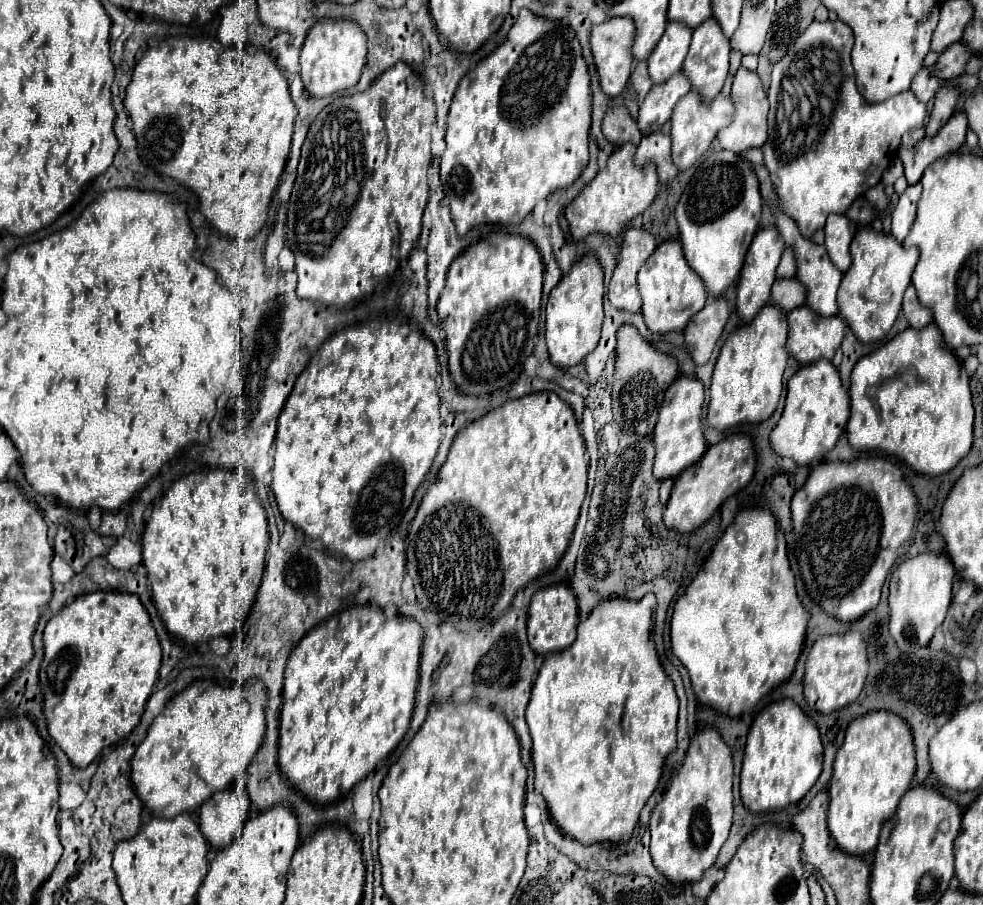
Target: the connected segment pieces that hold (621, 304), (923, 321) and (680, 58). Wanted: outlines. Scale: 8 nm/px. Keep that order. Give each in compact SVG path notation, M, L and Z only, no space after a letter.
M628 228L622 236L620 258L610 280L608 300L614 308L638 312L642 306L636 274L640 266L648 260L652 250L656 248L656 238L644 228Z
M910 286L904 294L904 304L902 304L902 312L908 320L908 324L912 328L924 328L926 324L932 322L932 310L930 308L924 308L918 298L916 298L916 292L914 288Z
M668 22L666 32L648 58L648 72L654 84L660 84L682 68L690 46L692 30L682 22Z

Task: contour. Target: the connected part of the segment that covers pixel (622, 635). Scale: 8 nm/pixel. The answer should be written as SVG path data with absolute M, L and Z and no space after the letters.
M646 594L642 600L632 602L626 598L608 598L604 602L600 602L586 620L582 620L578 624L578 636L576 640L562 652L556 654L548 654L544 658L544 664L538 672L538 678L534 682L532 688L532 698L526 710L526 722L530 728L530 736L532 736L532 764L534 764L534 772L536 772L536 790L544 796L548 810L552 814L552 818L556 820L556 824L572 838L580 840L582 844L596 844L602 840L610 840L610 842L628 842L628 838L632 836L632 830L638 822L640 810L644 808L646 800L650 798L650 794L654 792L660 774L662 774L662 764L668 752L672 752L676 748L676 718L678 718L678 698L674 692L674 684L672 680L664 674L656 650L654 650L654 642L650 640L650 630L652 630L652 610L656 606L656 598L652 594Z

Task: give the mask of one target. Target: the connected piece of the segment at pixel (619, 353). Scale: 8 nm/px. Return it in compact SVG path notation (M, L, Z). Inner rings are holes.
M630 324L620 328L616 340L616 374L612 388L614 420L626 432L650 434L658 418L658 408L664 400L664 392L672 380L678 378L678 362L674 356L658 352L654 346L650 346Z

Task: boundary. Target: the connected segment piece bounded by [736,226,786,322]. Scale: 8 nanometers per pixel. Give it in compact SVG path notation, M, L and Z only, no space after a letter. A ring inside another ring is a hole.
M766 226L762 230L758 230L758 234L754 236L754 240L748 248L746 260L744 260L744 268L742 268L742 274L738 280L738 294L736 294L738 296L736 308L738 308L738 316L742 322L750 322L758 314L758 310L770 300L770 288L772 288L772 282L776 280L776 268L778 268L784 248L786 248L786 244L774 226Z

